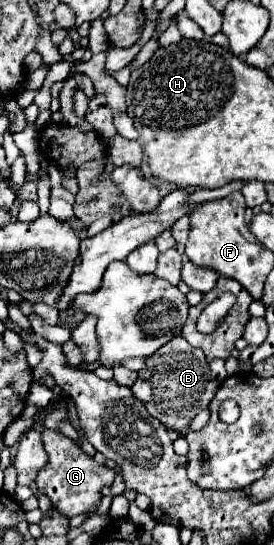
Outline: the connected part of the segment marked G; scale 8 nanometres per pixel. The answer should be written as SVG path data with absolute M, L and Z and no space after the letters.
M43 428L41 430L41 440L43 440L43 446L45 446L45 452L49 456L49 462L47 466L41 470L41 476L37 476L37 488L49 496L49 500L53 502L53 508L71 518L71 516L79 516L83 512L87 512L95 502L99 502L103 498L101 490L105 486L111 486L117 472L113 468L107 468L103 464L97 464L91 456L87 456L81 446L59 434L59 432L53 432L49 428Z

